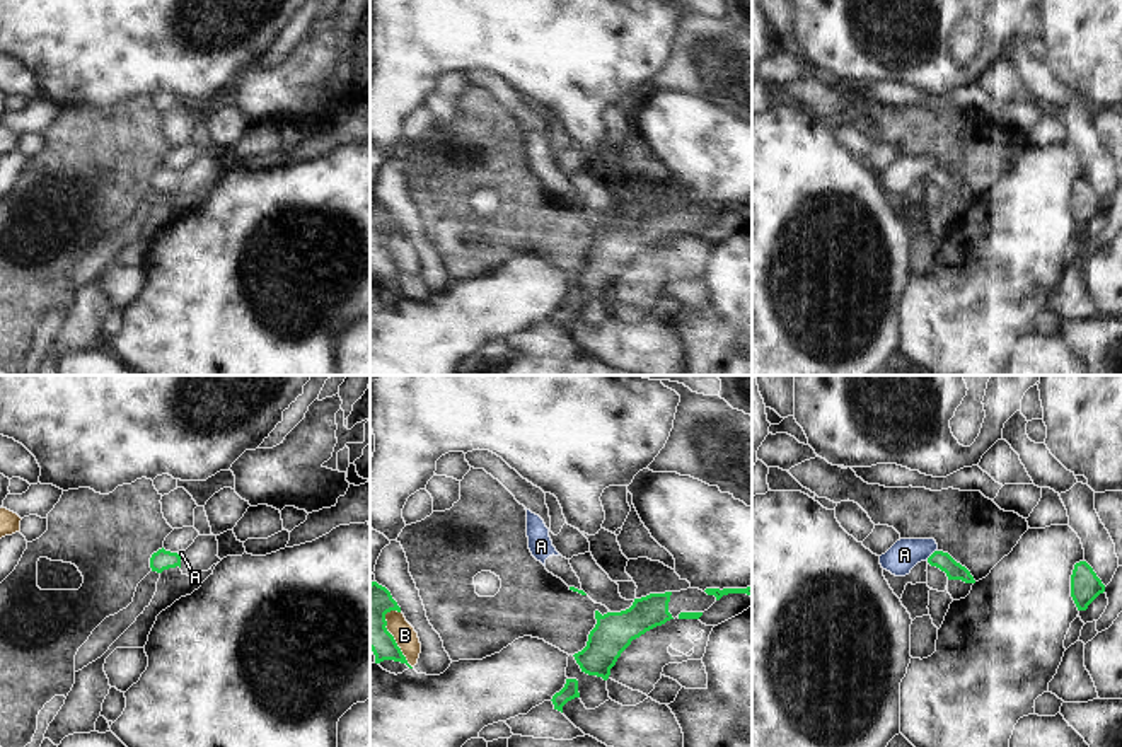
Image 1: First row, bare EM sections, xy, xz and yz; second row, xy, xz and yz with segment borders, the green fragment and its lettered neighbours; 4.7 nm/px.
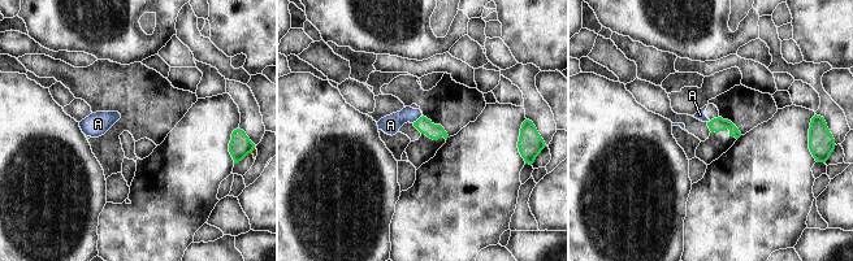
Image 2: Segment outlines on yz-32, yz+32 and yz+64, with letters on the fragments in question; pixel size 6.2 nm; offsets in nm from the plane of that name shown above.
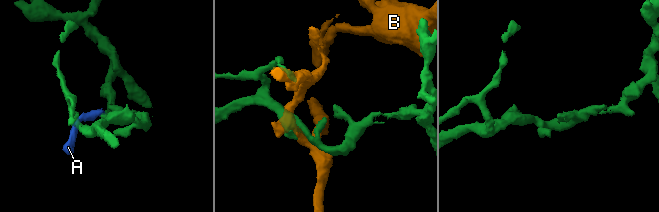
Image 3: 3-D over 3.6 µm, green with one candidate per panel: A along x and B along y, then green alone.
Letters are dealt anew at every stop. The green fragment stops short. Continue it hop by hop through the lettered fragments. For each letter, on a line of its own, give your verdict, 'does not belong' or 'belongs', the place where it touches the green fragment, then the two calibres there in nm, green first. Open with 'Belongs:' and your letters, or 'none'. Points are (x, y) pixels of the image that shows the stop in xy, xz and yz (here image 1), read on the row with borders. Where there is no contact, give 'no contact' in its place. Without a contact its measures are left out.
Belongs: none
A: does not belong; meets green in yz at (931, 555); 90 nm thick on the green side, 150 nm on the other
B: does not belong; meets green in xz at (393, 638); 180 nm thick on the green side, 110 nm on the other

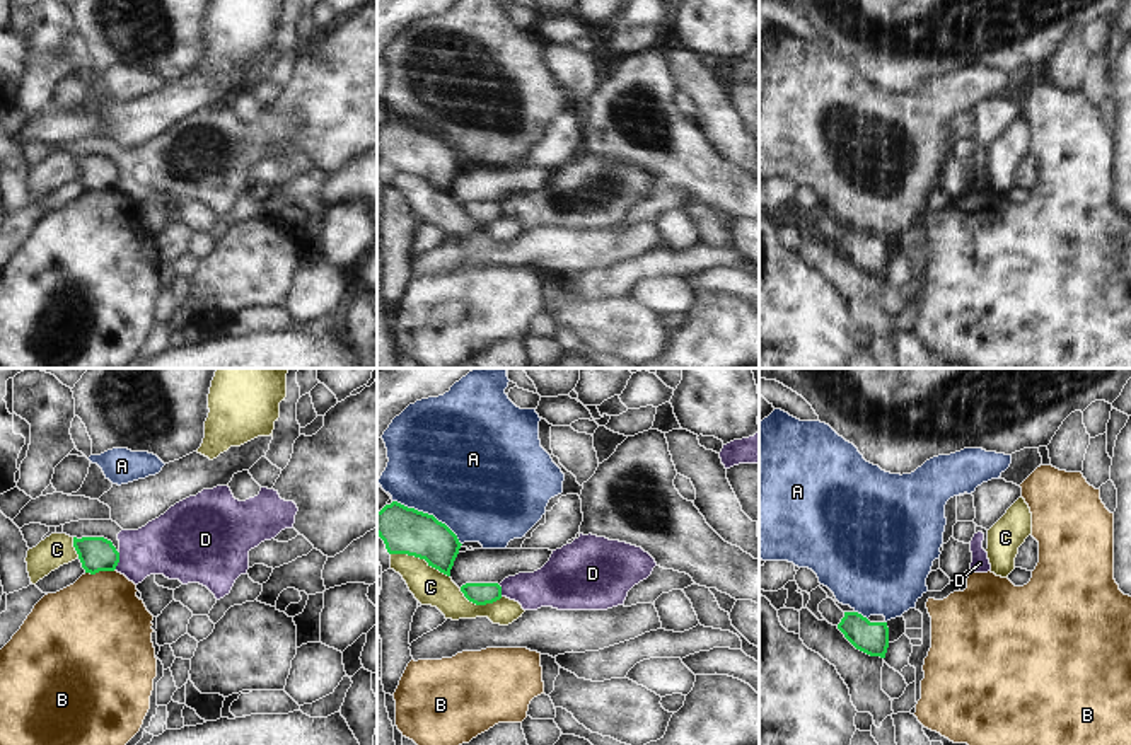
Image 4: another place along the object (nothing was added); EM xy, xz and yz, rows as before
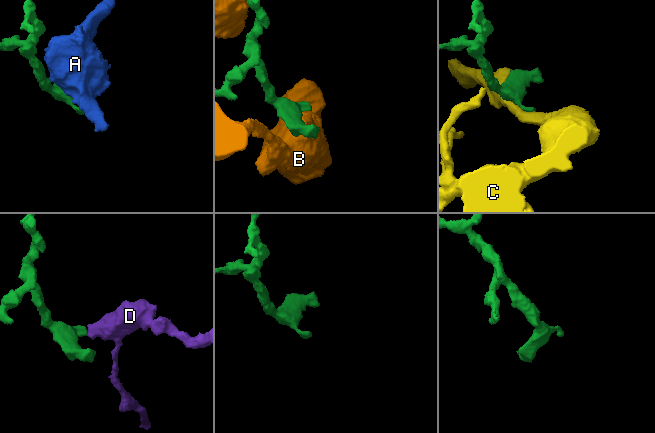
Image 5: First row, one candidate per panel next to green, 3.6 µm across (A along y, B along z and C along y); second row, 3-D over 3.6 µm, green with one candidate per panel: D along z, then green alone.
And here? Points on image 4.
Belongs: none
A: does not belong; meets green in xz at (427, 513); 220 nm thick on the green side, 500 nm on the other
B: does not belong; meets green in xy at (99, 570); 160 nm thick on the green side, 440 nm on the other
C: does not belong; meets green in xz at (420, 558); 220 nm thick on the green side, 170 nm on the other
D: does not belong; meets green in xy at (118, 560); 160 nm thick on the green side, 280 nm on the other

